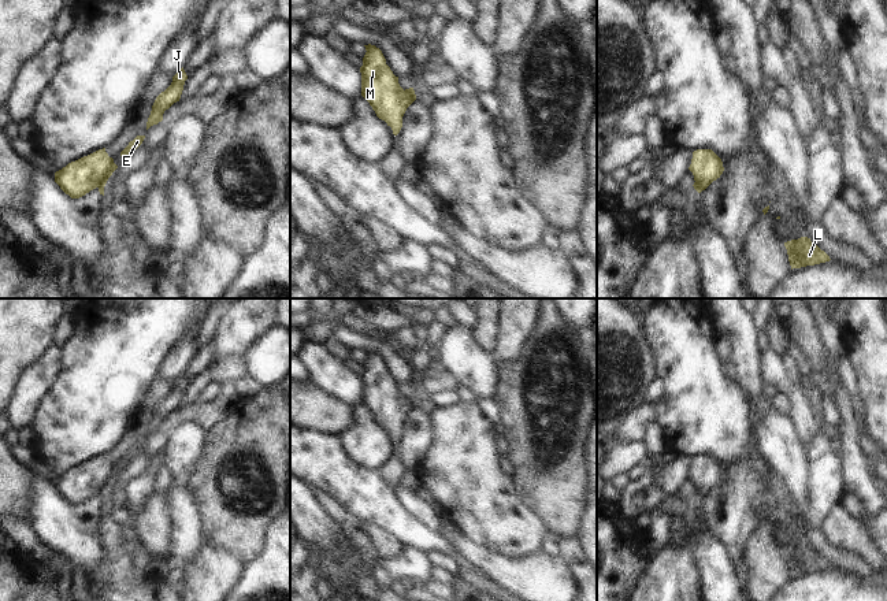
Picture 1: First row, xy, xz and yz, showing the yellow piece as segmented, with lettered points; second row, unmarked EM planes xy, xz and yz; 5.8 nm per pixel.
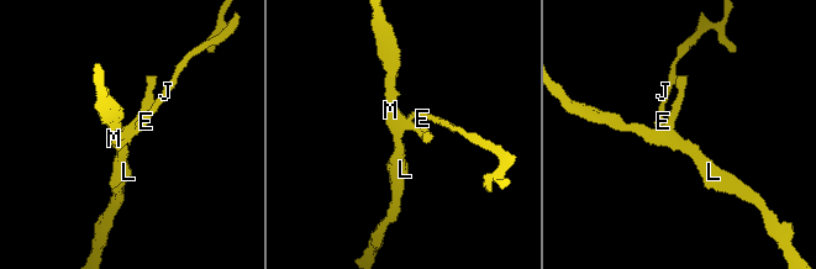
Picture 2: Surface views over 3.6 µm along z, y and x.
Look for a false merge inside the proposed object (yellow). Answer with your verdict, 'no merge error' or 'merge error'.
merge error

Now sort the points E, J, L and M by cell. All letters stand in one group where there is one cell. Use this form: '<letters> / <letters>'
E J / L M

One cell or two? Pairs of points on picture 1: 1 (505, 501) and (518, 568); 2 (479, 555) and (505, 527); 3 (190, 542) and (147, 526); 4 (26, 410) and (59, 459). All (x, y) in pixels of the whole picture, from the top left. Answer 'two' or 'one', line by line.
1: two
2: two
3: two
4: two

